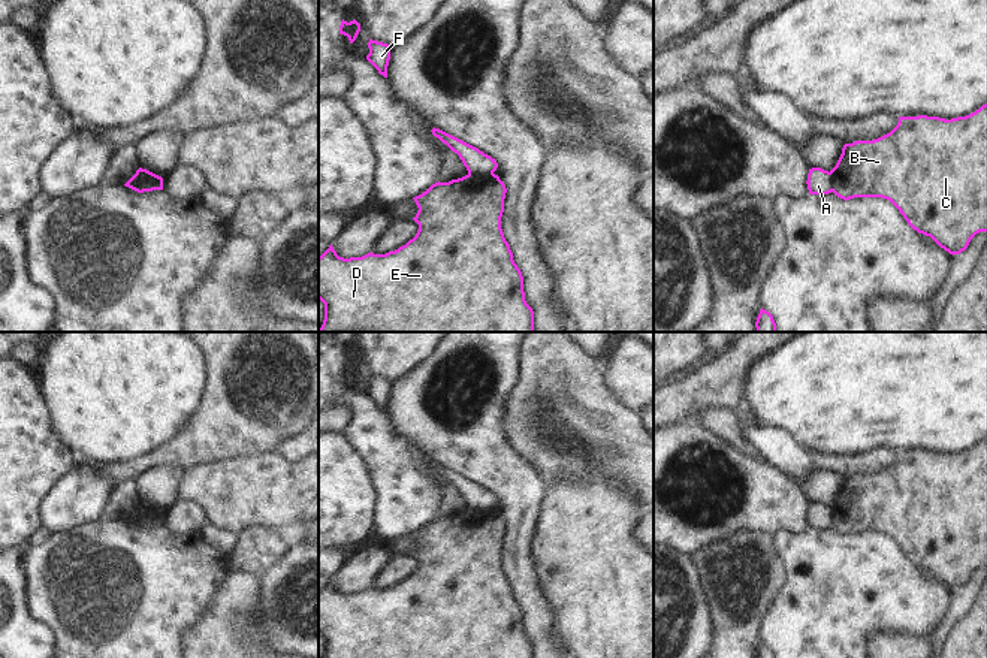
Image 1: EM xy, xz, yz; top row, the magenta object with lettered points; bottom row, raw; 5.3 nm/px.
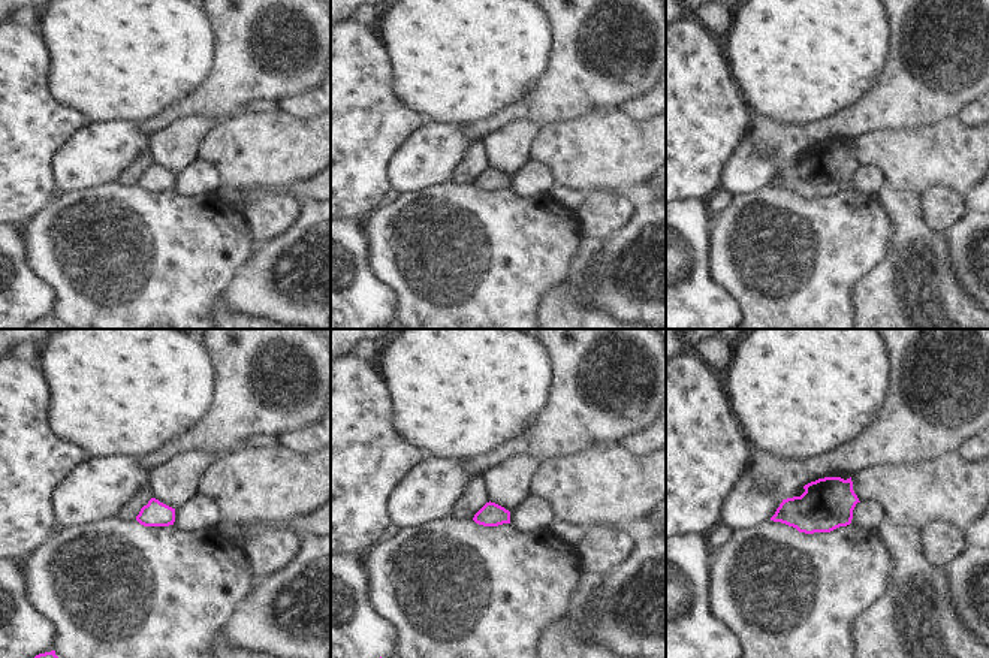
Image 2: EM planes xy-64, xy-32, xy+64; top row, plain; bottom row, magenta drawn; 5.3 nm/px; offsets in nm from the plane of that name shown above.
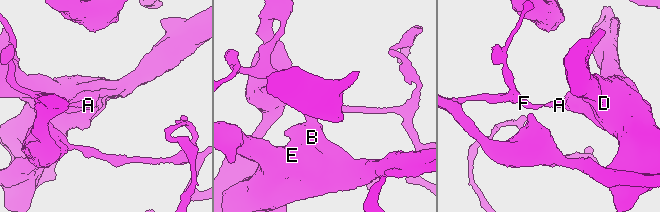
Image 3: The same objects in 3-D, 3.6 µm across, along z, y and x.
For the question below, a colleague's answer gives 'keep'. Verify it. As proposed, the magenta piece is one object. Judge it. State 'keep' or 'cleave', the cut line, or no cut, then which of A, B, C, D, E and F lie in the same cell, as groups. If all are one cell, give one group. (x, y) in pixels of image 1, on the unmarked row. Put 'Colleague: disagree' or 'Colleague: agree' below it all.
cleave | xy (129, 521), (135, 516), (151, 513), (162, 522) | A F / B C D E
Colleague: disagree

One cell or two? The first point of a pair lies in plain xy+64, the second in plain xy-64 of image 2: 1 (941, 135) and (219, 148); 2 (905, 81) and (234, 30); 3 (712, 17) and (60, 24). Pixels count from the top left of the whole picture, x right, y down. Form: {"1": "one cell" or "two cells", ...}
{"1": "one cell", "2": "one cell", "3": "two cells"}

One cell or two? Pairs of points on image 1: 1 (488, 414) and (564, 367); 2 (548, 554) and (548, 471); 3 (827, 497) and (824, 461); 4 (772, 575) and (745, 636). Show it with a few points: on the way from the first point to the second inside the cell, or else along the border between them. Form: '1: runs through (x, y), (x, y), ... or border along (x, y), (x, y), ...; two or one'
1: border along (519, 370), (503, 414), (506, 438); two
2: border along (582, 471), (563, 471), (546, 482); two
3: border along (814, 465), (835, 471), (844, 479); two
4: runs through (757, 589), (745, 601), (745, 621); one

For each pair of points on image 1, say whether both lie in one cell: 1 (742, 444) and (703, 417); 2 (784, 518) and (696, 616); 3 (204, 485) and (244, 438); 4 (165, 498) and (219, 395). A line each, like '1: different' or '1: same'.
1: same
2: different
3: different
4: different

